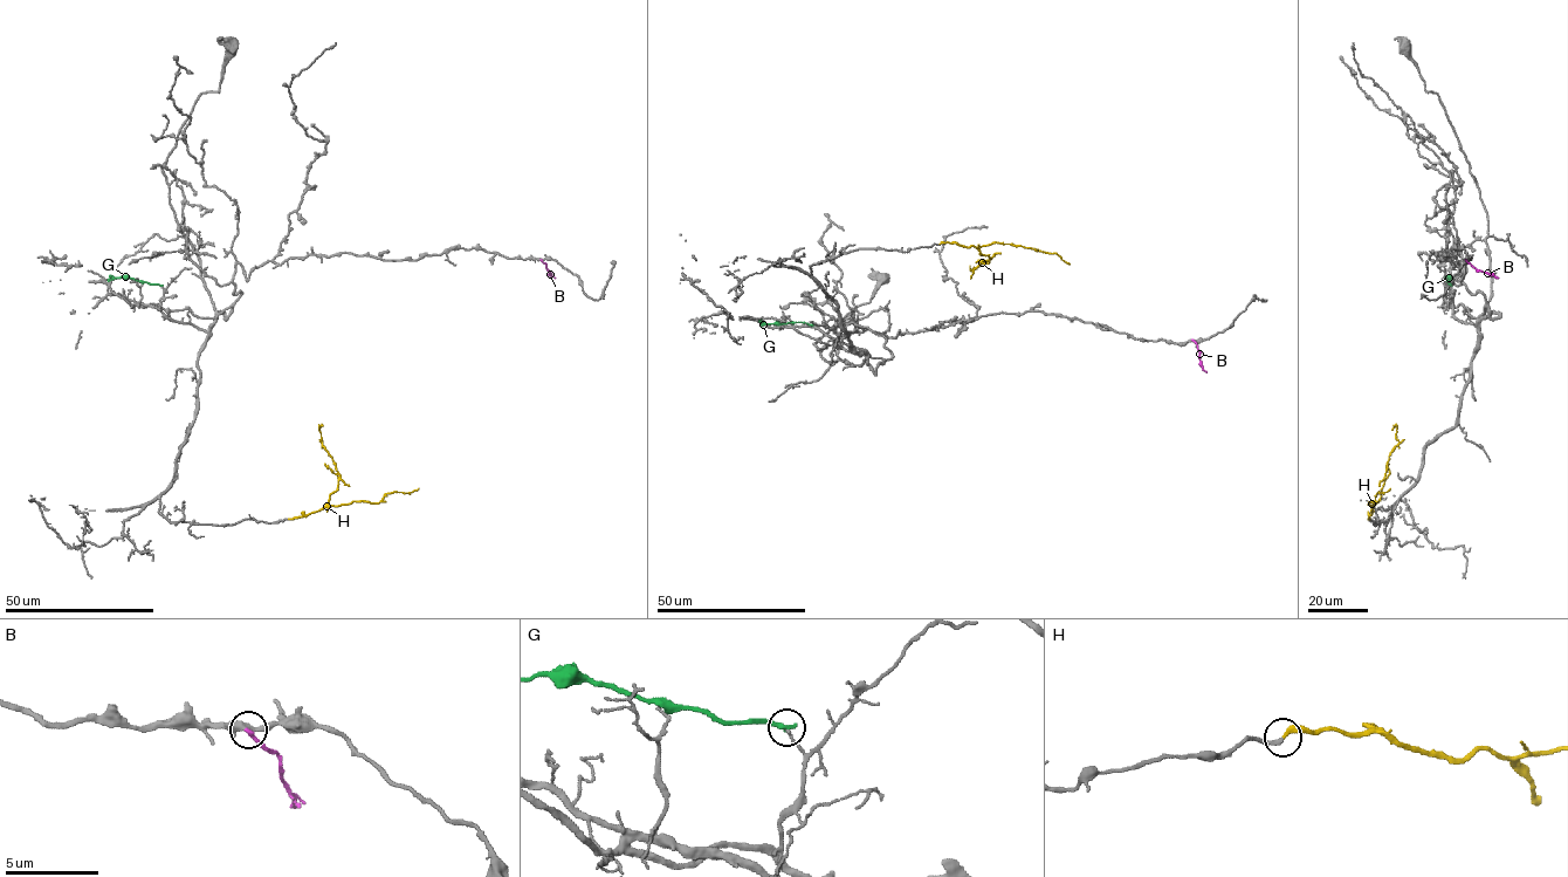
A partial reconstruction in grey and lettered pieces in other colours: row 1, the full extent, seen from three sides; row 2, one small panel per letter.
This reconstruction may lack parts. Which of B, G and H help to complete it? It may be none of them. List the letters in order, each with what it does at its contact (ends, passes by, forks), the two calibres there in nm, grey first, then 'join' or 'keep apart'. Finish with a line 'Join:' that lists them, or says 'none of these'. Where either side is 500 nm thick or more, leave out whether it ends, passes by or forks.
B: it ends | 360/200 nm | keep apart
G: it ends | 160/280 nm | keep apart
H: it ends | 220/240 nm | join
Join: H

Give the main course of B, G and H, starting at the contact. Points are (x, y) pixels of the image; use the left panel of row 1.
B: (541, 260), (555, 278)
G: (160, 286), (123, 276), (108, 281)
H: (288, 519), (353, 501), (378, 502), (386, 493), (419, 488)

